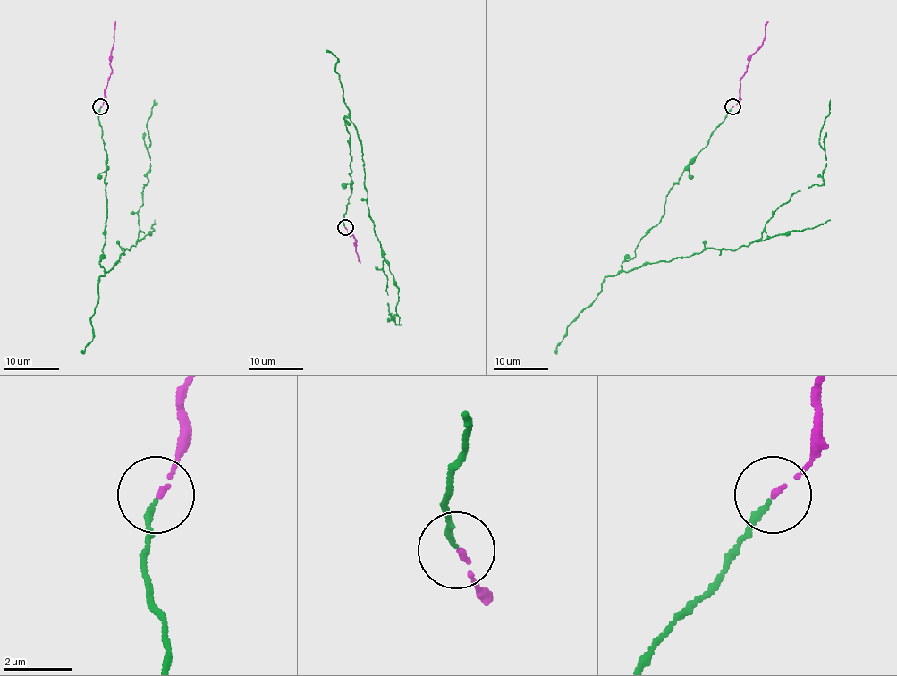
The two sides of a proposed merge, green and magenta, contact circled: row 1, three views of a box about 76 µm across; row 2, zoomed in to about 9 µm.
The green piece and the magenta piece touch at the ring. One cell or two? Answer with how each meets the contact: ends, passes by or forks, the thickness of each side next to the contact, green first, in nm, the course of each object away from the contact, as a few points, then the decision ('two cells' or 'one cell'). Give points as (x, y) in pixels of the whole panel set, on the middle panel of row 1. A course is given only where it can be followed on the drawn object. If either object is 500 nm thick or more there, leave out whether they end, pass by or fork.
green ends | magenta ends | 160/140 nm | green via (345, 226), (351, 156), (343, 117), (362, 143), (366, 203), (384, 259), (390, 316), (399, 325) | magenta via (345, 228), (356, 240), (360, 262) | one cell

